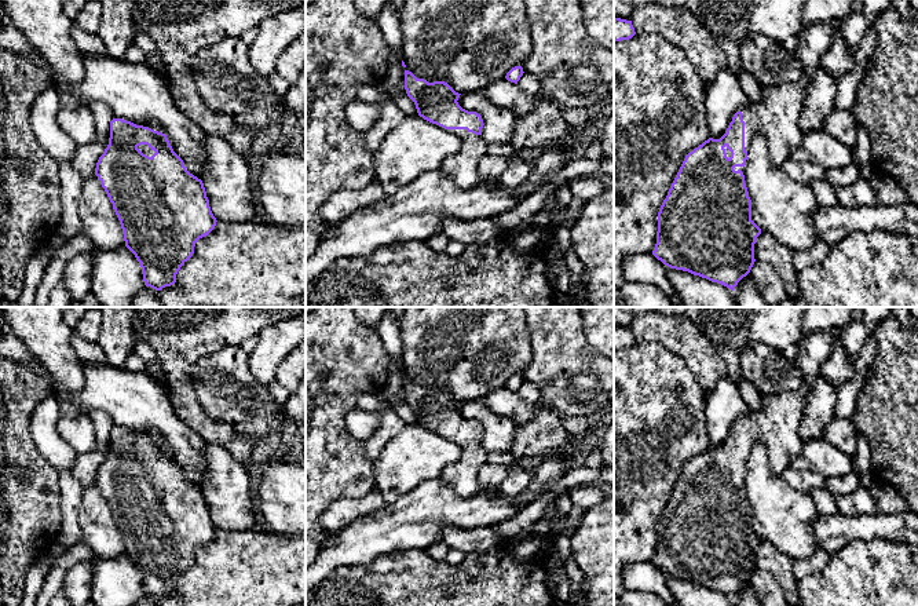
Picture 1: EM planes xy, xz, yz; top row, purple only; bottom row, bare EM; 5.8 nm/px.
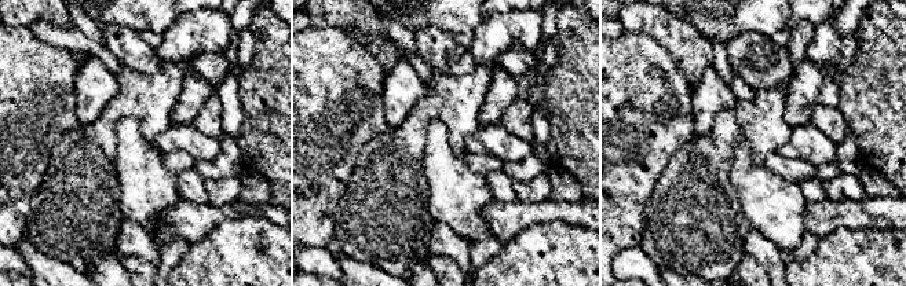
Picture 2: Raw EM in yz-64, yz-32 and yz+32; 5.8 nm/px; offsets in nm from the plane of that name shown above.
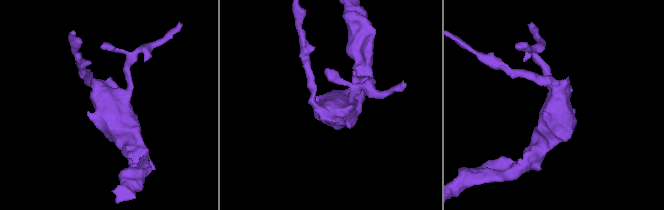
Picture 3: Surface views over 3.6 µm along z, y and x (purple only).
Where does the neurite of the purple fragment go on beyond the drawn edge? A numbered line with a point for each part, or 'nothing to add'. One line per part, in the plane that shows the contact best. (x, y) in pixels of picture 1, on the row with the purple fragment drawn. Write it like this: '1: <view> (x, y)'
1: yz (776, 116)

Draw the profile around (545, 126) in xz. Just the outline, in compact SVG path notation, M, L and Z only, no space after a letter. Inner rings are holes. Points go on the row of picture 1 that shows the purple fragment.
M524 72L517 85L535 98L535 109L526 116L517 116L512 138L515 150L530 152L540 146L564 143L575 136L562 110L542 95L542 84L537 76Z

